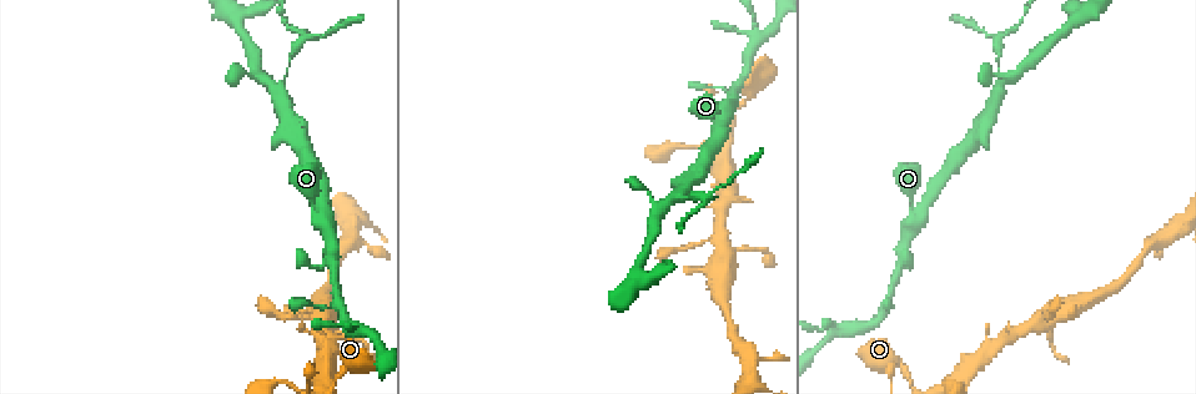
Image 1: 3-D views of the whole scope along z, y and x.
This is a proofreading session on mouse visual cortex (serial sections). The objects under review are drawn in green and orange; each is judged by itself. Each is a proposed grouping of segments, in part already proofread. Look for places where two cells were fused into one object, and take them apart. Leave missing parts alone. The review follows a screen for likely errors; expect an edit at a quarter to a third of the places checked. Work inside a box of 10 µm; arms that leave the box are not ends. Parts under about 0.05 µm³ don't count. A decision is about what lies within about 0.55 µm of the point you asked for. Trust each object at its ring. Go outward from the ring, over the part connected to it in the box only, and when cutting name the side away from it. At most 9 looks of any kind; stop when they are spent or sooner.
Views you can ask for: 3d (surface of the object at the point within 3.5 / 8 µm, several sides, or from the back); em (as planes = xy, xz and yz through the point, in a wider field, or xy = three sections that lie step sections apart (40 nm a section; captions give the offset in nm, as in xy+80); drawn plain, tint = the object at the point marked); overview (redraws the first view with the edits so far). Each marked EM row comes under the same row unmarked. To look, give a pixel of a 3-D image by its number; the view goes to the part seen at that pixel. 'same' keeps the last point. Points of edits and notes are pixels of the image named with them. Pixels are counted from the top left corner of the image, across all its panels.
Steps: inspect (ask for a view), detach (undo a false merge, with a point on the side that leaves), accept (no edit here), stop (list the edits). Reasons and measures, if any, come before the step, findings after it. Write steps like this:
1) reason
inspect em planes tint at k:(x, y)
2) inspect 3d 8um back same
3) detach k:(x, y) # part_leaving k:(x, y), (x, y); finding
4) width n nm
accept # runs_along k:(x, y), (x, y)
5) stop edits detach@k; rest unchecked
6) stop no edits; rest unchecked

three arms meet
inspect 3d 3.5um at 1:(916, 219)

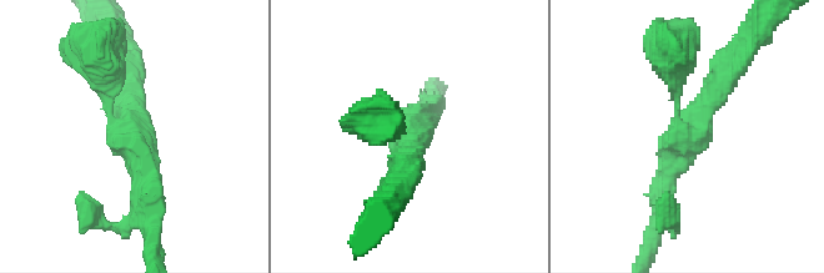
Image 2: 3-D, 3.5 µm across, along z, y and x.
arms 3; arm_widths 300, 350, 350 nm; need the tissue
inspect em xy step 1 tint at 2:(686, 133)

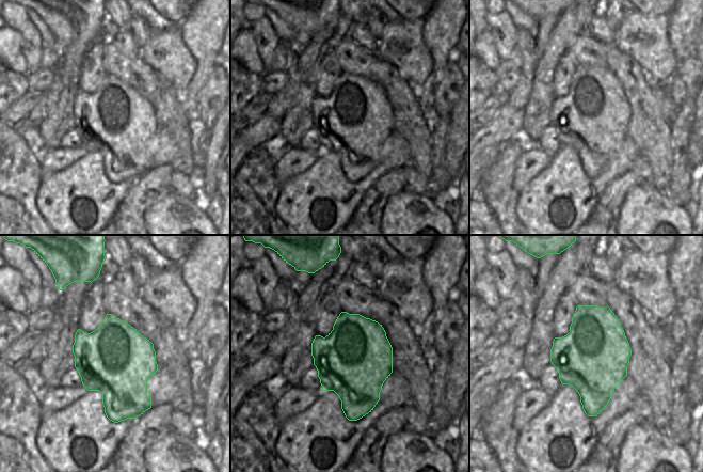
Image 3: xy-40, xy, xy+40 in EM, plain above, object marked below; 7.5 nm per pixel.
accept # runs_along 2:(380, 117), (411, 134), (403, 172); continuous, no second cell

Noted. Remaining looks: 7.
abrupt turn
inspect 3d 8um at 1:(328, 311)

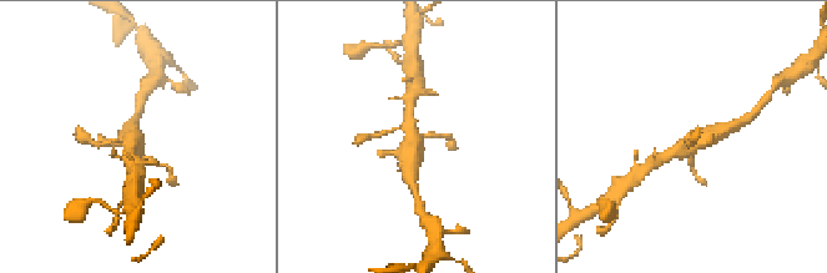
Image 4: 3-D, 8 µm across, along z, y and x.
inspect em planes tint same

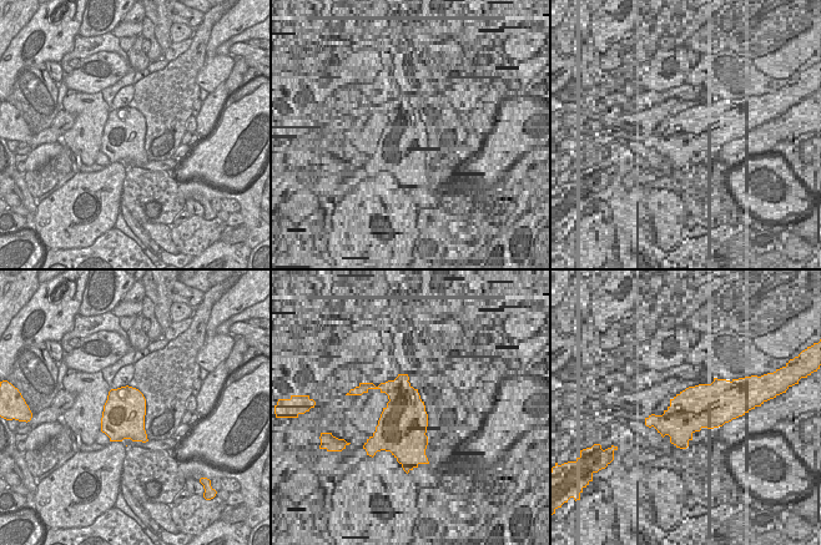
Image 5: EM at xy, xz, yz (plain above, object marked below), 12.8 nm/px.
accept # runs_along 4:(671, 152), (736, 125); one cell here

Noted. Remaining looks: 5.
thin neck
inspect 3d 3.5um at 1:(360, 328)

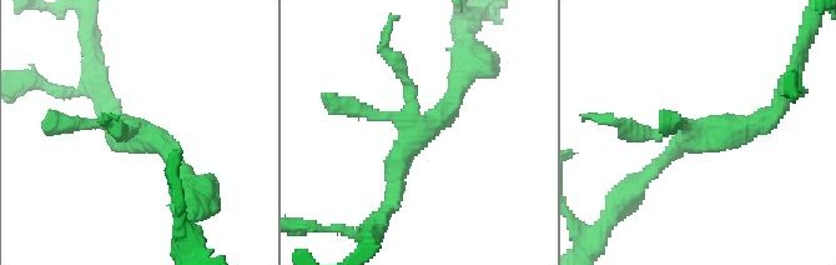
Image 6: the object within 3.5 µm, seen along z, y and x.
now the EM
inspect em xy step 1 tint at 6:(421, 132)

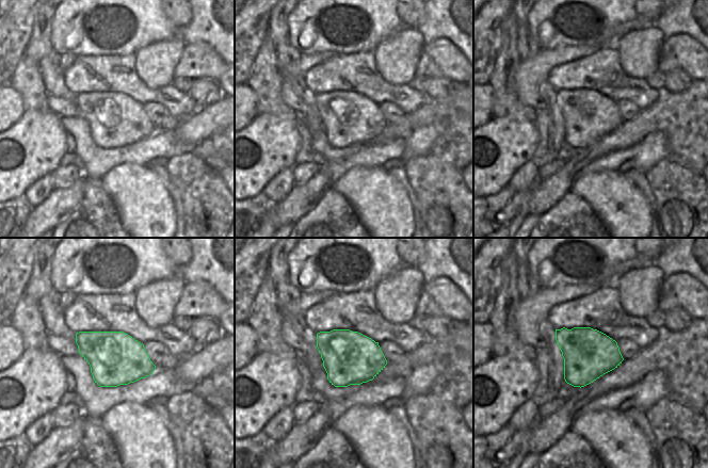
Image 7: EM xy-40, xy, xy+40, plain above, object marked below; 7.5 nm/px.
cut it another way
inspect em planes tint same

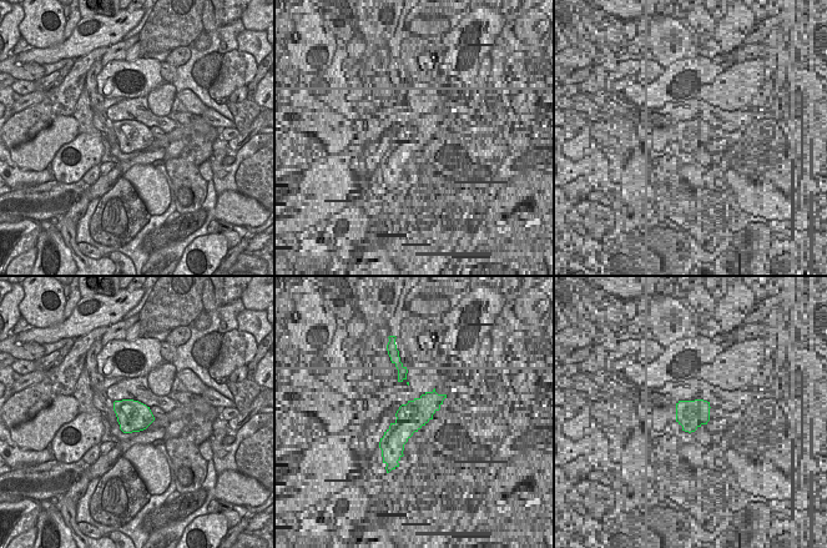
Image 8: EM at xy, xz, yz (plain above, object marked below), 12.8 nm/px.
accept # runs_along 6:(392, 203), (399, 154), (461, 78); one cell here

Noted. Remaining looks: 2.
stop no edits; rest unchecked

